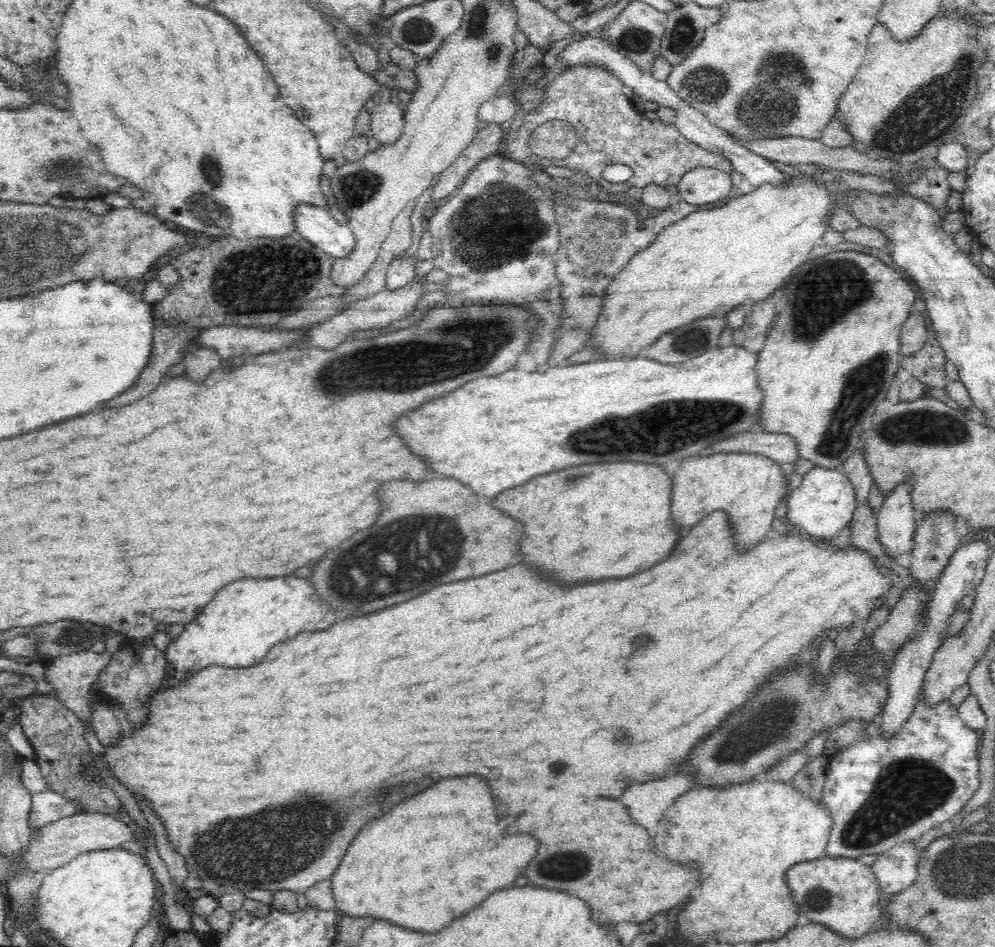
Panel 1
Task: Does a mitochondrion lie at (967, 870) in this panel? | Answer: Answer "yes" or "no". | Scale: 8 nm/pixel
yes

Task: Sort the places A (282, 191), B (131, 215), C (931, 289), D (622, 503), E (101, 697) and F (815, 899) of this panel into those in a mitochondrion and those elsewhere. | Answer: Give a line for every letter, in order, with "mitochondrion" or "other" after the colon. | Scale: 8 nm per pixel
A: other
B: other
C: other
D: other
E: other
F: mitochondrion

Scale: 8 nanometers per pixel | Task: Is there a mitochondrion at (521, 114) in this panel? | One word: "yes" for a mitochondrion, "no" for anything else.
no

